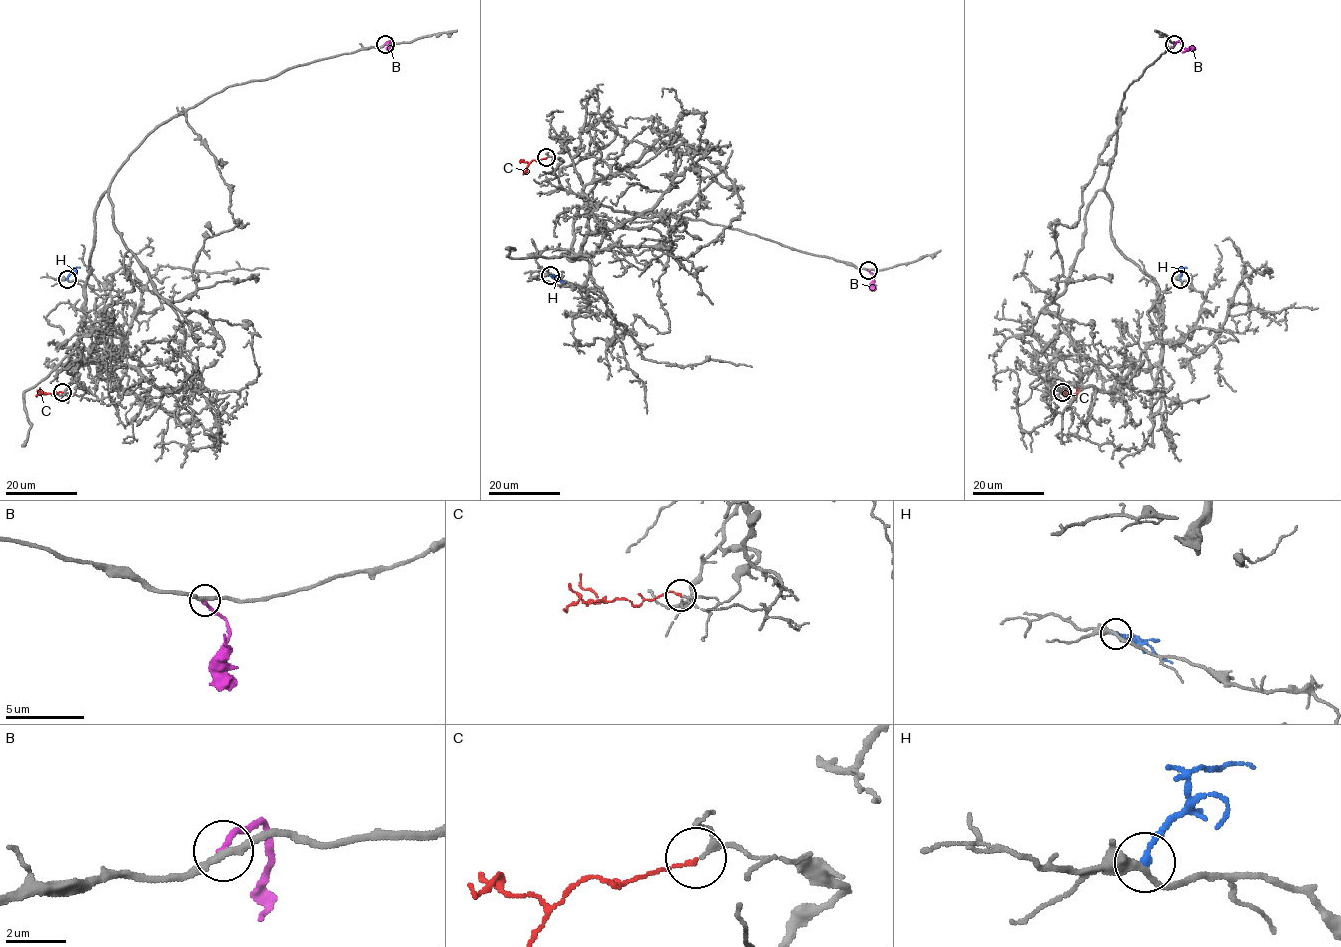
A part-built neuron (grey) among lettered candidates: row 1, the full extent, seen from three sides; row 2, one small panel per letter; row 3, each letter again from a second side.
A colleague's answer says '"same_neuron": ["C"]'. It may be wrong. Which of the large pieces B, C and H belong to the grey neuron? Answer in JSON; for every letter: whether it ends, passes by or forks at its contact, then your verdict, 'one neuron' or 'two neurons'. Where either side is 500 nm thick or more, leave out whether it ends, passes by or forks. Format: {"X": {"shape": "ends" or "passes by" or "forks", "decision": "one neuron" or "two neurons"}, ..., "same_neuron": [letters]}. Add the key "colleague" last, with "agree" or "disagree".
{"B": {"shape": "ends", "decision": "two neurons"}, "C": {"shape": "ends", "decision": "one neuron"}, "H": {"shape": "ends", "decision": "two neurons"}, "same_neuron": ["C"], "colleague": "agree"}

